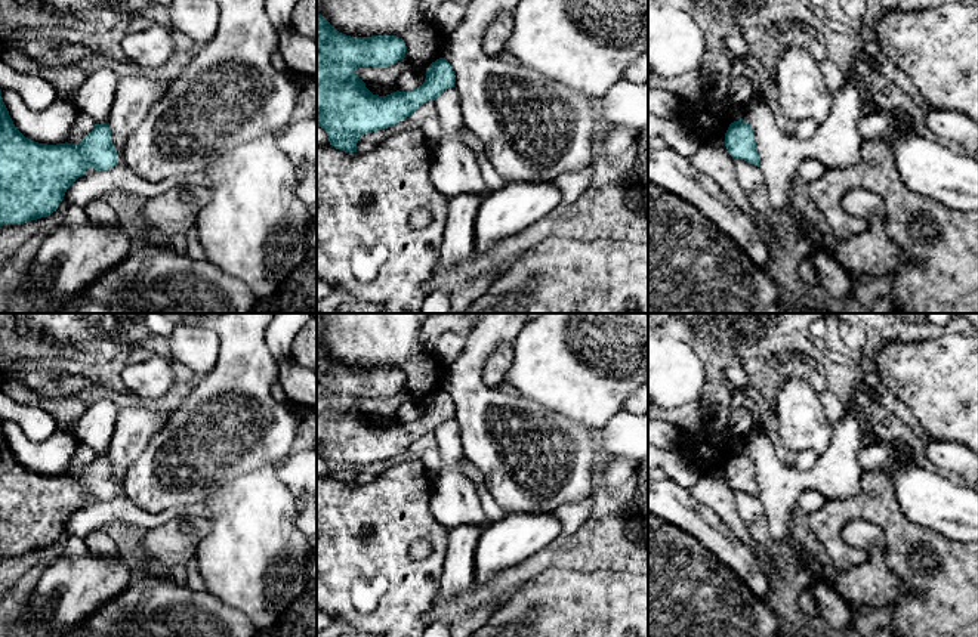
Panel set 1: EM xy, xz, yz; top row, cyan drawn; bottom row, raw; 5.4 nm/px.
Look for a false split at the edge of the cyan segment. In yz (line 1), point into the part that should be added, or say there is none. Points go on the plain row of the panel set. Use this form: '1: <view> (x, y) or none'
1: none

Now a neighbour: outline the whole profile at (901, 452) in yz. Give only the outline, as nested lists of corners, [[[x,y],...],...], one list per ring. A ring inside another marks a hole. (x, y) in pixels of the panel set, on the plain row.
[[[888,442],[892,448],[895,457],[904,464],[904,466],[916,466],[913,454],[908,451],[907,446],[904,446],[901,442]]]

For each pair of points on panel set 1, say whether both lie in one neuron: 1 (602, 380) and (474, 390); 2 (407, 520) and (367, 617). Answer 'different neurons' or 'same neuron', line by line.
1: different neurons
2: same neuron

